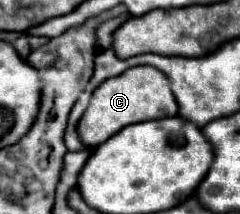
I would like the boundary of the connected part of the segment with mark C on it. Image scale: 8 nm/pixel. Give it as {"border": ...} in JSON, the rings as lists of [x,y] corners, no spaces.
{"border":[[[135,66],[127,70],[123,76],[115,76],[105,80],[91,98],[87,112],[79,122],[79,136],[85,146],[97,148],[121,128],[137,122],[147,122],[155,118],[177,116],[175,112],[175,96],[171,92],[167,76],[153,66]]]}

